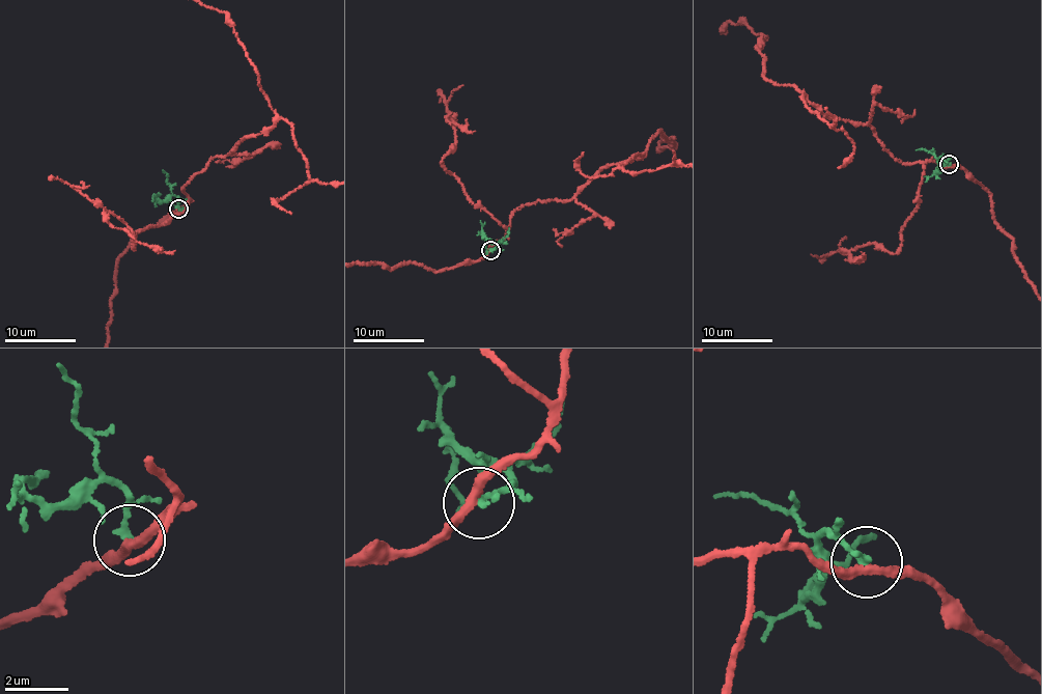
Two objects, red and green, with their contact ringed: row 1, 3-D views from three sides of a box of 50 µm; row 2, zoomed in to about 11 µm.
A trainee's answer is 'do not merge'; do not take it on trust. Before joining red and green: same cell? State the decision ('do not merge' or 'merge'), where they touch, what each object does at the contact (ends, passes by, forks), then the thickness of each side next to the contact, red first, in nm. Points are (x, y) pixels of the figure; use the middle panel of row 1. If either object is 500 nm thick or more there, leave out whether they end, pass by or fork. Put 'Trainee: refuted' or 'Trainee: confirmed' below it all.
do not merge | (490, 250) | red passes by | green ends | 260/240 nm
Trainee: confirmed

